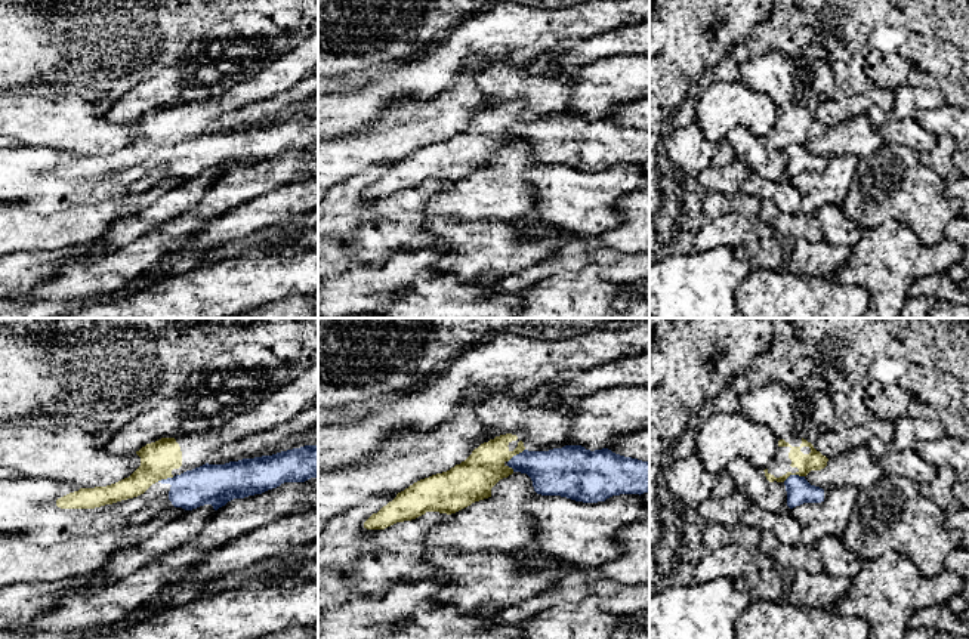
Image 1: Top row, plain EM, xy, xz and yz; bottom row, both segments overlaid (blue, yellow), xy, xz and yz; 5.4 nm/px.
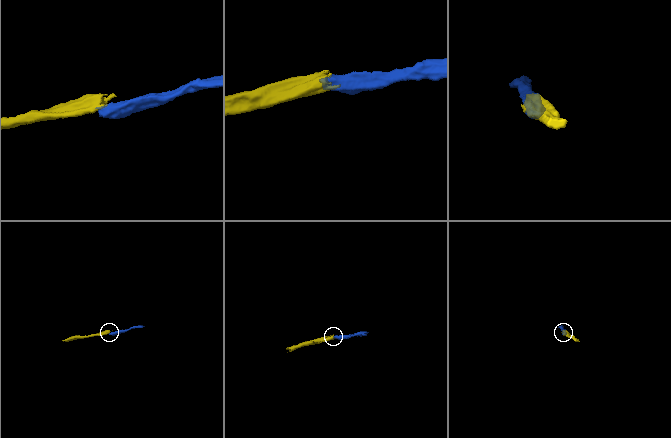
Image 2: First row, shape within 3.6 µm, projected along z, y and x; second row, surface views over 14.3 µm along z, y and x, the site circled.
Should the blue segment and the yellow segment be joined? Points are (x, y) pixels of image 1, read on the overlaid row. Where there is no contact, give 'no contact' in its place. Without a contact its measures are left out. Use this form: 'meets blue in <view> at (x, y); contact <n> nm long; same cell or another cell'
meets blue in yz at (793, 475); contact 120 nm long; another cell

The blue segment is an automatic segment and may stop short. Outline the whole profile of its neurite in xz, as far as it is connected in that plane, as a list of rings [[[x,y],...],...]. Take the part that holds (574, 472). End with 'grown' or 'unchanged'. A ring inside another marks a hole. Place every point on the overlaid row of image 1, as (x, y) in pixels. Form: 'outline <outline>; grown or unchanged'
outline [[[565,445],[549,451],[524,450],[507,466],[527,473],[537,494],[583,503],[649,491],[649,462],[624,457],[608,448],[590,451],[581,445]]]; unchanged

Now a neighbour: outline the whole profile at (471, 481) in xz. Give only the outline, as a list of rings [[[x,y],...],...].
[[[506,433],[481,444],[472,454],[447,472],[420,479],[398,493],[396,497],[383,506],[377,513],[373,513],[365,522],[367,530],[385,530],[396,522],[416,519],[426,512],[456,513],[475,501],[491,497],[491,488],[503,478],[513,473],[507,462],[525,450],[521,436]]]

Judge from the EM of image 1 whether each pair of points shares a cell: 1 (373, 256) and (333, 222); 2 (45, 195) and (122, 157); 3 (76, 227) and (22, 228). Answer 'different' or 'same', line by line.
1: different
2: different
3: same

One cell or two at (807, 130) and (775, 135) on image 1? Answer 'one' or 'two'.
one

